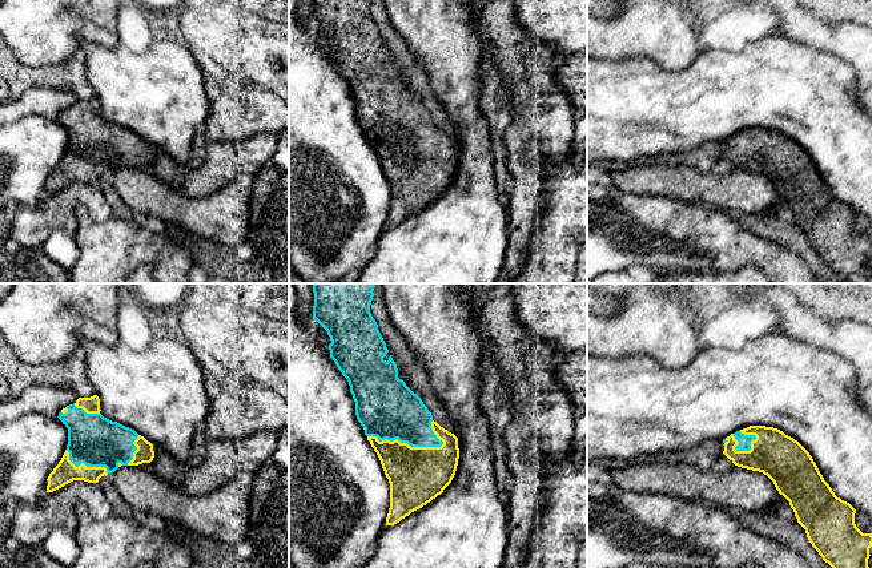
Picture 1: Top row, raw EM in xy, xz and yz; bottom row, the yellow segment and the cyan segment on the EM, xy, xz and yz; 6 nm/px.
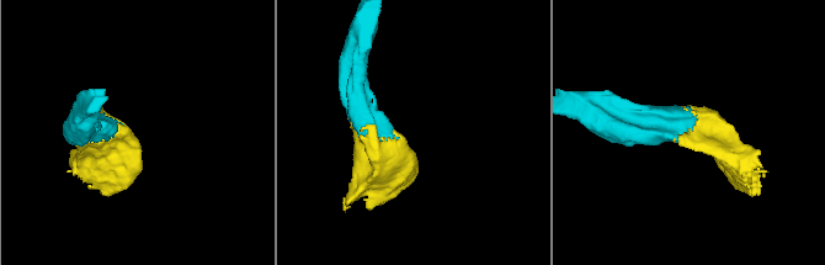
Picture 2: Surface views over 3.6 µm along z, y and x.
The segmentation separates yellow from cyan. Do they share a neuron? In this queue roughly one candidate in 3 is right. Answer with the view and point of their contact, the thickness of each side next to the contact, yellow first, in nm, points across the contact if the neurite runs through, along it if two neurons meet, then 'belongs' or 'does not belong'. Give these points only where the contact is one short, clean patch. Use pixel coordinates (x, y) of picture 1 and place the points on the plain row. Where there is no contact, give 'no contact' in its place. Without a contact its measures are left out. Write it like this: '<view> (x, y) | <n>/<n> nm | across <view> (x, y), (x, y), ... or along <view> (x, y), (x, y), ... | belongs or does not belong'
xz (406, 145) | 340/360 nm | belongs

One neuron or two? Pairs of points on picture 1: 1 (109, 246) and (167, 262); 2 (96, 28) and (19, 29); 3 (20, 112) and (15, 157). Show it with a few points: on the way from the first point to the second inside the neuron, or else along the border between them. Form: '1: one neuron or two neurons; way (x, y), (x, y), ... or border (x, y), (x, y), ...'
1: one neuron; way (124, 246), (152, 248)
2: one neuron; way (77, 28), (37, 28)
3: two neurons; border (51, 119), (24, 116), (13, 123)

